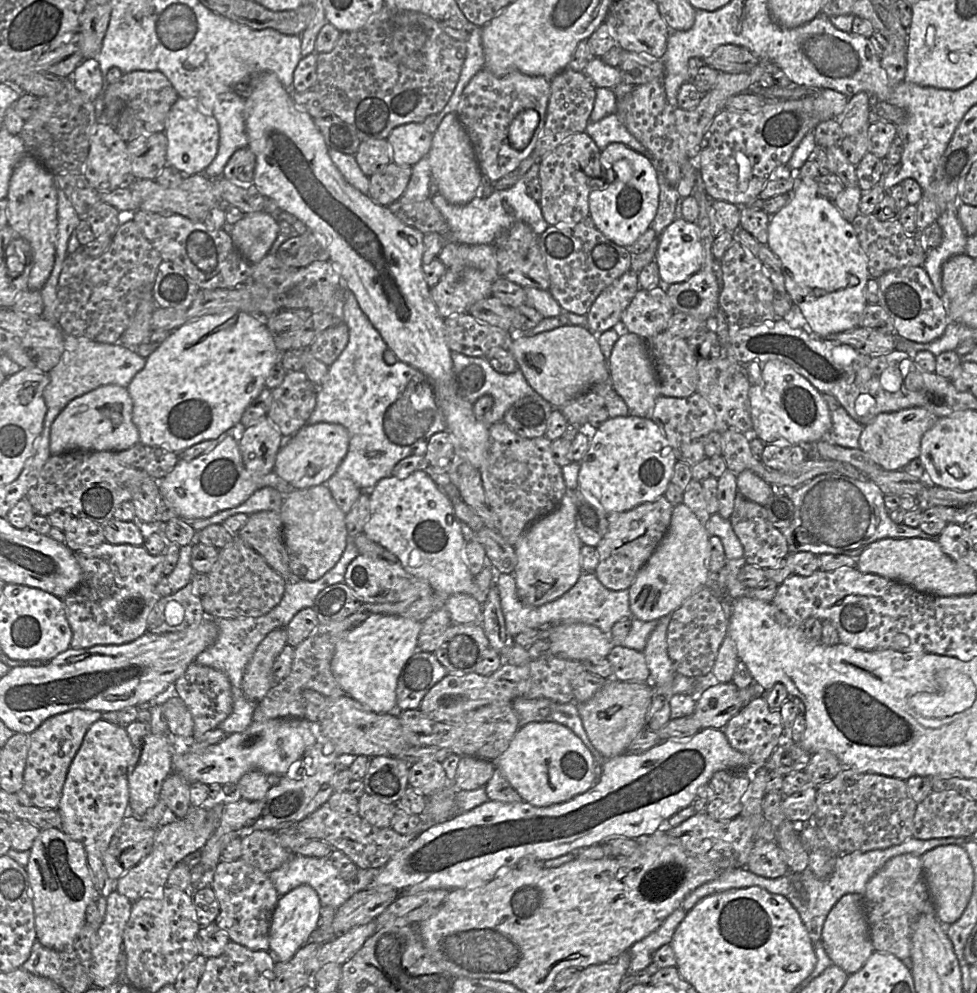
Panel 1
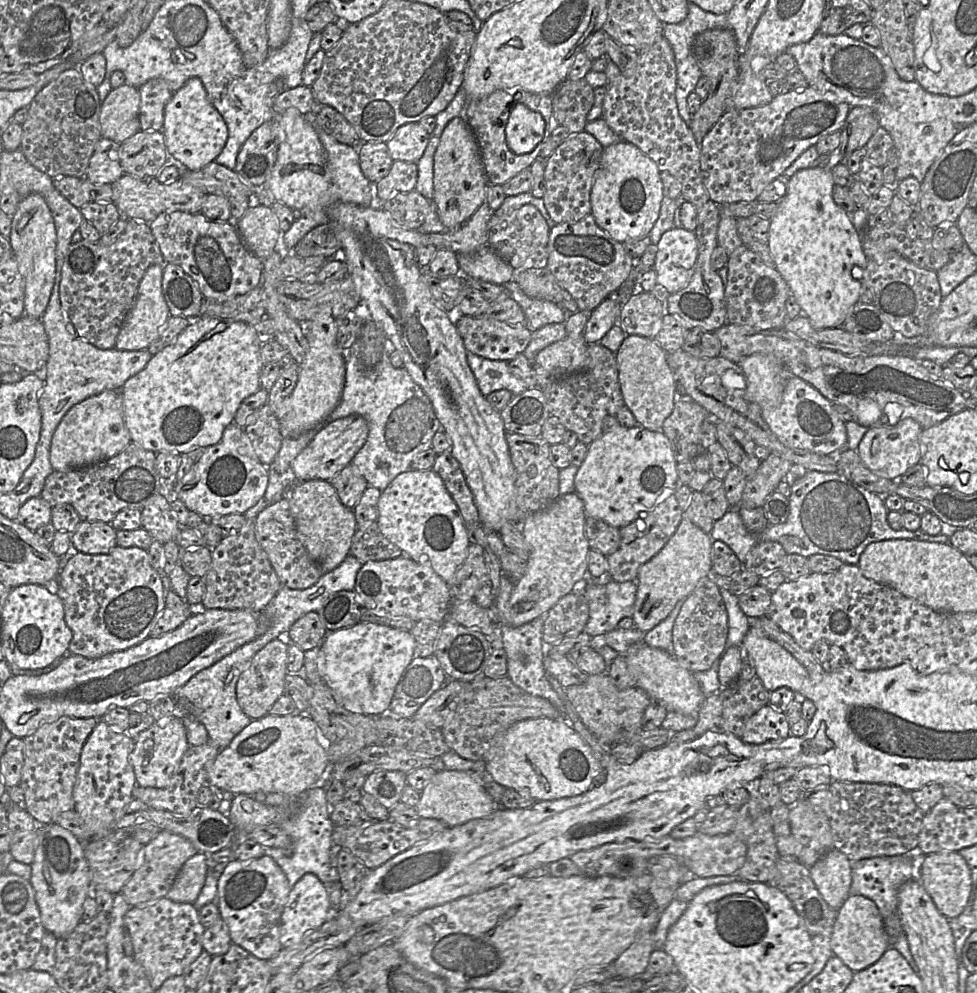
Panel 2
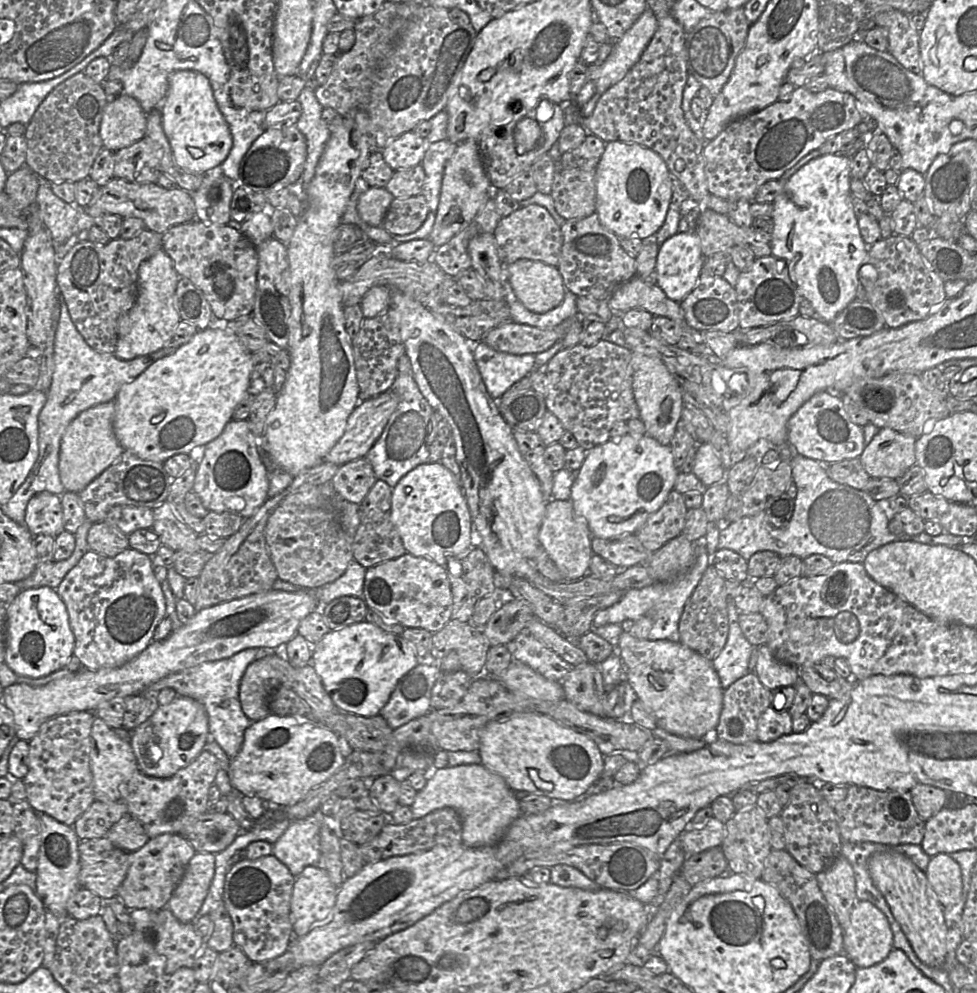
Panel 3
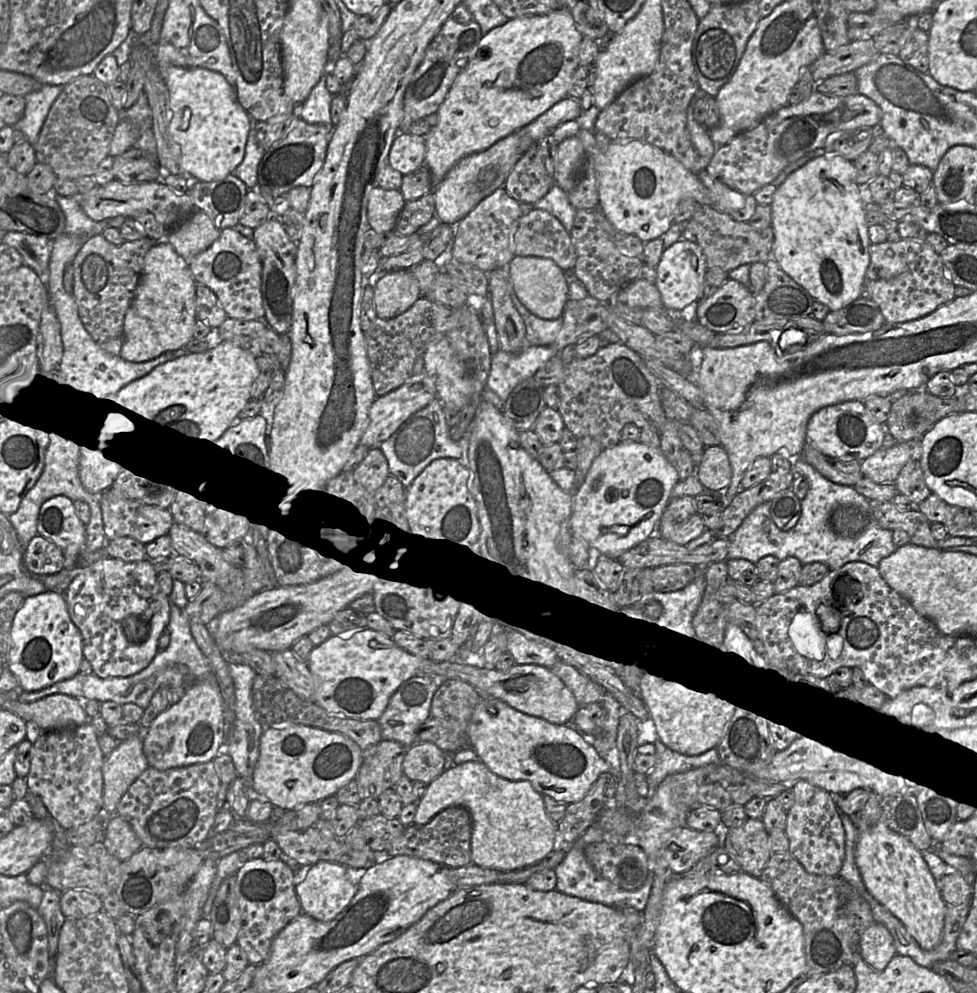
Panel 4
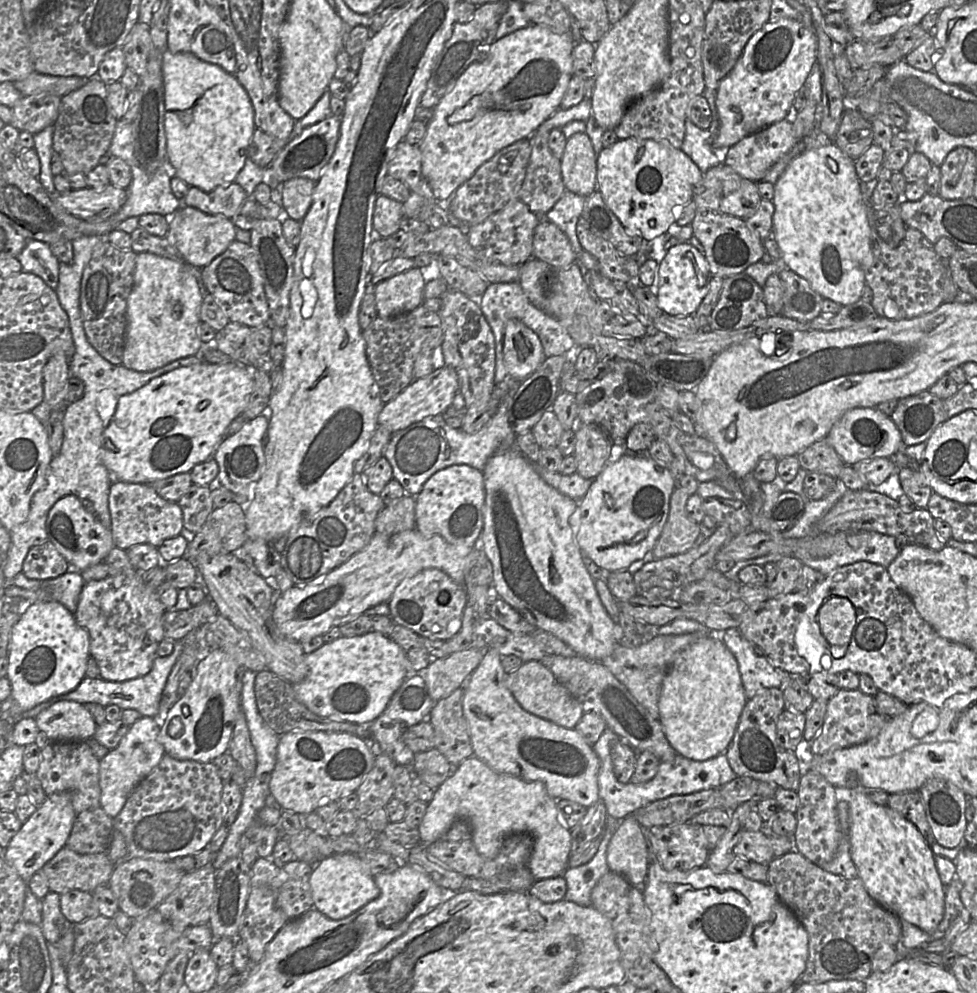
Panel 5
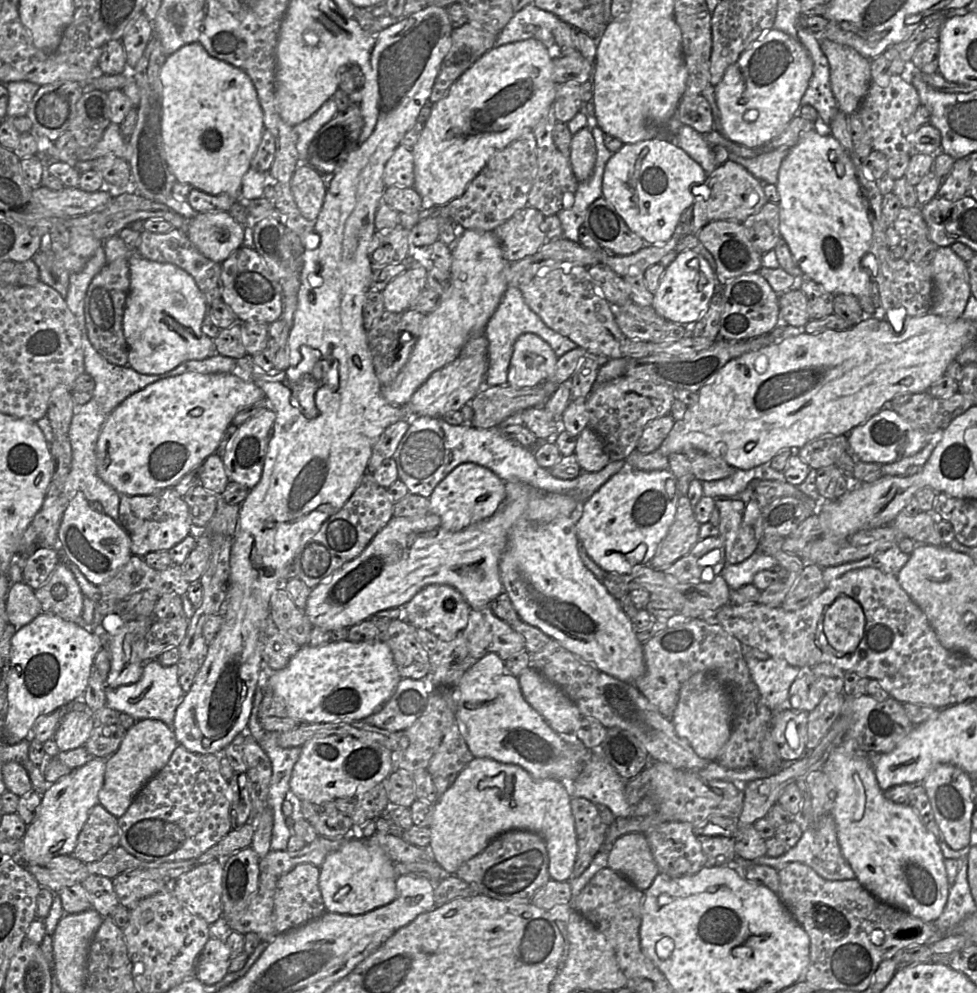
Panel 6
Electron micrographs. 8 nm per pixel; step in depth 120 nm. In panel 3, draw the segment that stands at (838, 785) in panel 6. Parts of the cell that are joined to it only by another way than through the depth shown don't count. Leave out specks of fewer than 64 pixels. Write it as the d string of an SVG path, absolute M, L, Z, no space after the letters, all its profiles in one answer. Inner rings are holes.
M893 849L875 853L869 859L868 868L873 883L885 898L917 957L929 967L942 968L947 934L944 908L931 888L925 872L906 855Z

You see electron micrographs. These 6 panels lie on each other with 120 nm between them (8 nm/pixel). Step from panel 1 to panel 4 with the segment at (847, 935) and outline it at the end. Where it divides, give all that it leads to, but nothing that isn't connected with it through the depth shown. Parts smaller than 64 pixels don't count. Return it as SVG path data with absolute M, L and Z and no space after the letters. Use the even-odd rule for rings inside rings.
M873 922L861 935L859 953L874 970L883 970L896 953L893 938L887 928Z

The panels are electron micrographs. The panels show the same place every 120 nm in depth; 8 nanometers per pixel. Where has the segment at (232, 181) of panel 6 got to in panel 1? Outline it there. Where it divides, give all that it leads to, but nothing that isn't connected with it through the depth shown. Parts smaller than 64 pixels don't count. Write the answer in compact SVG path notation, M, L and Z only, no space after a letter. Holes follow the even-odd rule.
M178 98L168 113L165 135L167 165L177 168L181 173L203 174L218 153L220 138L218 122L195 98Z

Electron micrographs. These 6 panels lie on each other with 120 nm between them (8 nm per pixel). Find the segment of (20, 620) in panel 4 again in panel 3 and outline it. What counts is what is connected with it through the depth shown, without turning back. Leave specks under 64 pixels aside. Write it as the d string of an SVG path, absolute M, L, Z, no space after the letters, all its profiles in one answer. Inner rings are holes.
M48 586L21 590L7 611L4 662L18 676L41 678L67 665L75 646L65 603Z

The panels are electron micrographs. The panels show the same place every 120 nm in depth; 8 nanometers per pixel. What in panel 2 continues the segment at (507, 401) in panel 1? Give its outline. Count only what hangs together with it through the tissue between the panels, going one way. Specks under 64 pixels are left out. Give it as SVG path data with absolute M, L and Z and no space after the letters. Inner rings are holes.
M469 351L466 359L484 397L502 389L509 390L514 396L529 389L521 378L511 373L508 361L482 358Z

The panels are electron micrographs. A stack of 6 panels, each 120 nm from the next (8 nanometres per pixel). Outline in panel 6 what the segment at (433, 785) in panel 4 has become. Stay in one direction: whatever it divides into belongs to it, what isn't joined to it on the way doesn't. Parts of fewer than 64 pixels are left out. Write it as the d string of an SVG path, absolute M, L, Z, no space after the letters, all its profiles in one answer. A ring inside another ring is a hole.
M474 757L458 774L457 779L435 802L432 822L429 826L429 848L435 861L447 873L455 875L466 861L482 852L498 835L522 829L539 834L545 841L549 856L548 872L556 881L571 879L578 851L578 836L571 810L569 788L556 779L536 779L516 764L502 763L491 758Z

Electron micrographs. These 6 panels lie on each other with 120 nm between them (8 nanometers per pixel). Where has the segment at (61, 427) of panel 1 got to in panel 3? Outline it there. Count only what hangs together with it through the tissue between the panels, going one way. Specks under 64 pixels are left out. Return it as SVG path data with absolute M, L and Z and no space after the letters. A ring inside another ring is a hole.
M114 401L102 403L81 412L66 428L59 453L59 476L67 492L79 493L111 466L124 449L114 434Z

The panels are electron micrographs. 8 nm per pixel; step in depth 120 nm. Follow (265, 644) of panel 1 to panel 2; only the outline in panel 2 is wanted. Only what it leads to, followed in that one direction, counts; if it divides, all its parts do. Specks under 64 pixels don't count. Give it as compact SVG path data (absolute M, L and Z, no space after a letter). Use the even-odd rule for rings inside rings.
M282 636L270 641L254 655L249 666L239 677L236 685L237 702L243 712L252 720L268 715L273 704L285 693L288 645L289 639Z

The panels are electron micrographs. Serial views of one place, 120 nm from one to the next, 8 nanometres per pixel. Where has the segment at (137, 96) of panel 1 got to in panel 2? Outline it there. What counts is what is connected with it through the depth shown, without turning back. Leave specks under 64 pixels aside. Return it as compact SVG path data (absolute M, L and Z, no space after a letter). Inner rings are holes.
M153 78L138 88L140 131L162 131L164 110L173 93L163 78Z

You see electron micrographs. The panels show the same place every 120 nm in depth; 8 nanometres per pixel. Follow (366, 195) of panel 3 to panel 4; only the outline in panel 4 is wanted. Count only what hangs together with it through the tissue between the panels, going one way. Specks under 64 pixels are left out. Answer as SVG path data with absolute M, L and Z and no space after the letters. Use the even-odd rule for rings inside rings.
M373 188L370 192L367 208L370 228L378 233L394 231L405 202L400 190Z

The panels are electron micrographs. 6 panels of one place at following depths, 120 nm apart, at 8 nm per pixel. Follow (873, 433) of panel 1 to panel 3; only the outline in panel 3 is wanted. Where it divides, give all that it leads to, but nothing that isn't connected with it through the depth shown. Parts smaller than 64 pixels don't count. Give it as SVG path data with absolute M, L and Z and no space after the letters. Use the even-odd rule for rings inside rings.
M881 428L859 456L872 479L897 479L916 465L916 438L890 428Z

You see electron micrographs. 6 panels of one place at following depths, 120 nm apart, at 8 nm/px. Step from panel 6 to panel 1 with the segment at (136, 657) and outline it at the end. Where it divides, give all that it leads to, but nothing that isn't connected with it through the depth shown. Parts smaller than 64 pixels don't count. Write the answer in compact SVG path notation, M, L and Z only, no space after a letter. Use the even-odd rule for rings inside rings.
M108 542L74 553L81 568L81 580L72 592L62 599L72 630L70 648L84 649L96 645L126 644L145 634L148 617L161 598L156 586L163 576L165 555L153 556L144 546L115 545Z

